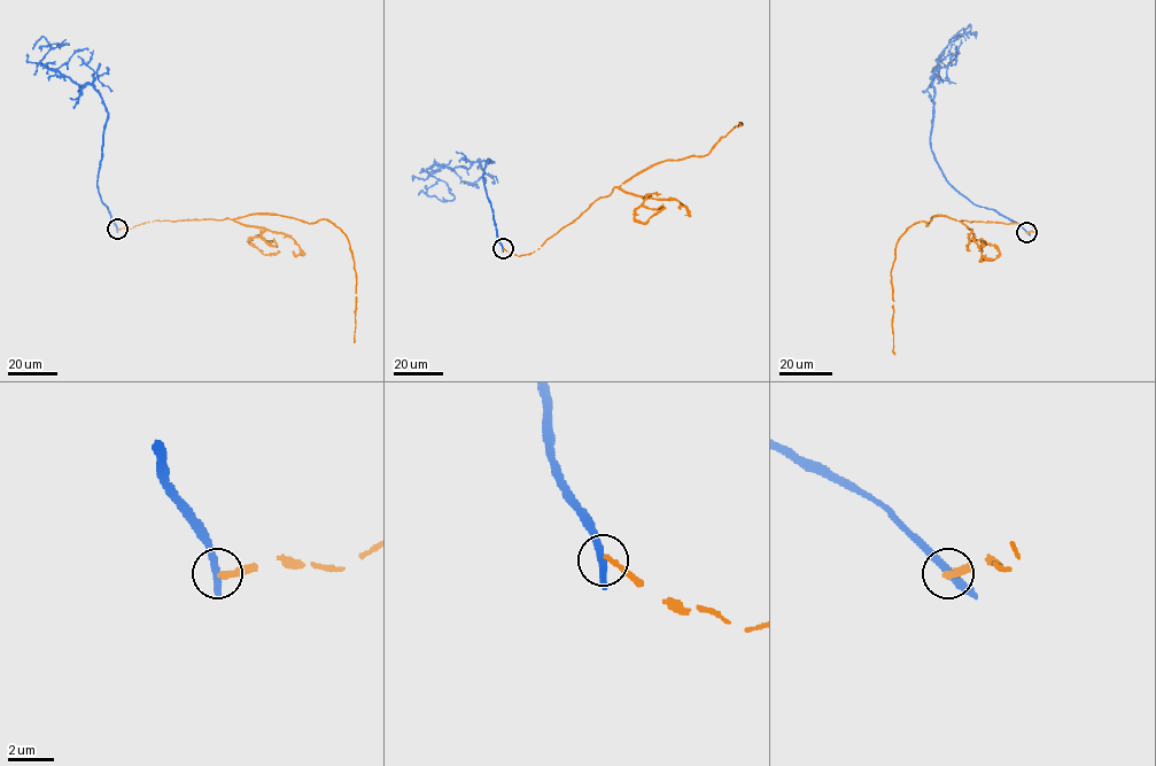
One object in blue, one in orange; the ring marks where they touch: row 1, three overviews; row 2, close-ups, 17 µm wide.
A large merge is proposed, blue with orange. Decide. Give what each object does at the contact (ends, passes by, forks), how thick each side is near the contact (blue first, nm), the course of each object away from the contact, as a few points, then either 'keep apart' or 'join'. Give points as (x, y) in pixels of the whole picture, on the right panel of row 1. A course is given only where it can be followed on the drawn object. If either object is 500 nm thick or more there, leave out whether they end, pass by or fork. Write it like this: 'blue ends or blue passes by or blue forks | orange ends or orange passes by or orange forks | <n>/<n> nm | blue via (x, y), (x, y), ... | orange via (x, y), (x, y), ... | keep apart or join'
blue passes by | orange ends | 320/220 nm | blue via (1026, 232), (957, 191), (931, 149), (937, 59), (956, 33), (975, 33), (970, 24), (964, 32), (969, 38) | orange via (1026, 232), (1034, 230), (1024, 223), (945, 216), (914, 223), (899, 239), (891, 276), (894, 355) | keep apart

